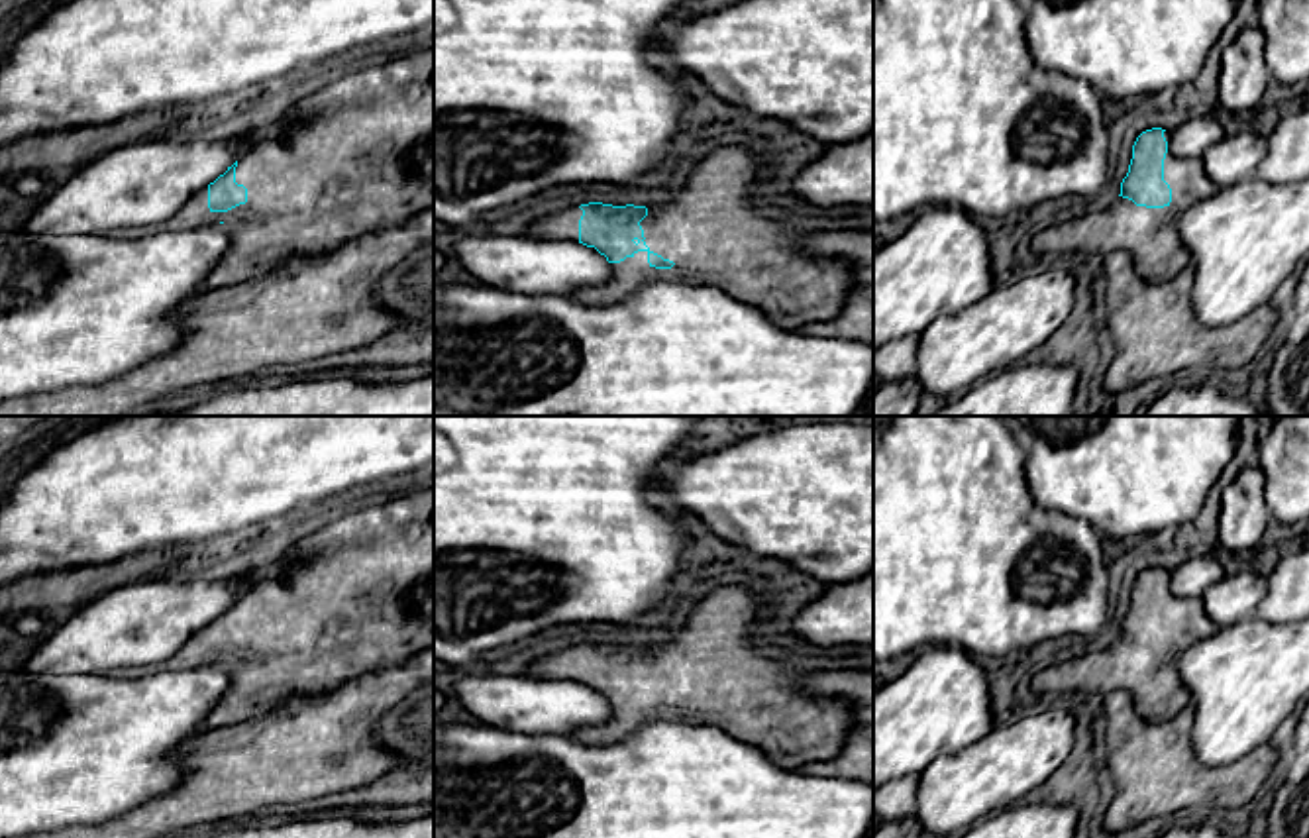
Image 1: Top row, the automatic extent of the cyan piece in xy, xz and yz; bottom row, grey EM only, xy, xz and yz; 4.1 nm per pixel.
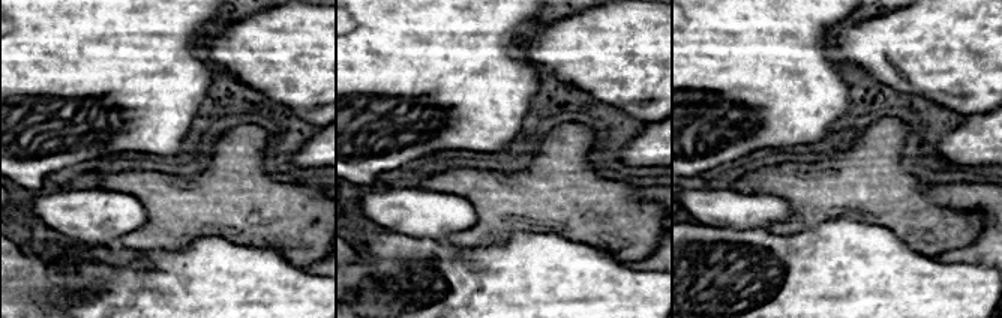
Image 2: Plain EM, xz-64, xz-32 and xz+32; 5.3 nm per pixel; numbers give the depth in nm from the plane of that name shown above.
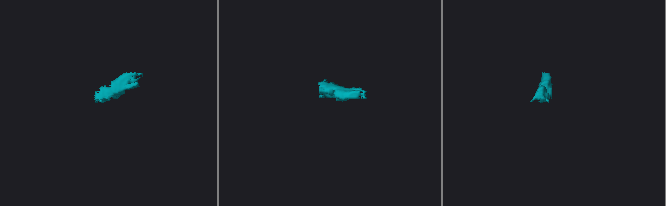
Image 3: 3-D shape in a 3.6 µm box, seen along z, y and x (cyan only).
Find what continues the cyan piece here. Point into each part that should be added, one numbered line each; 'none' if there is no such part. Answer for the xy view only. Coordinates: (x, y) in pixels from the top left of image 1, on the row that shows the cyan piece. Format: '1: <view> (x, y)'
1: xy (358, 156)

